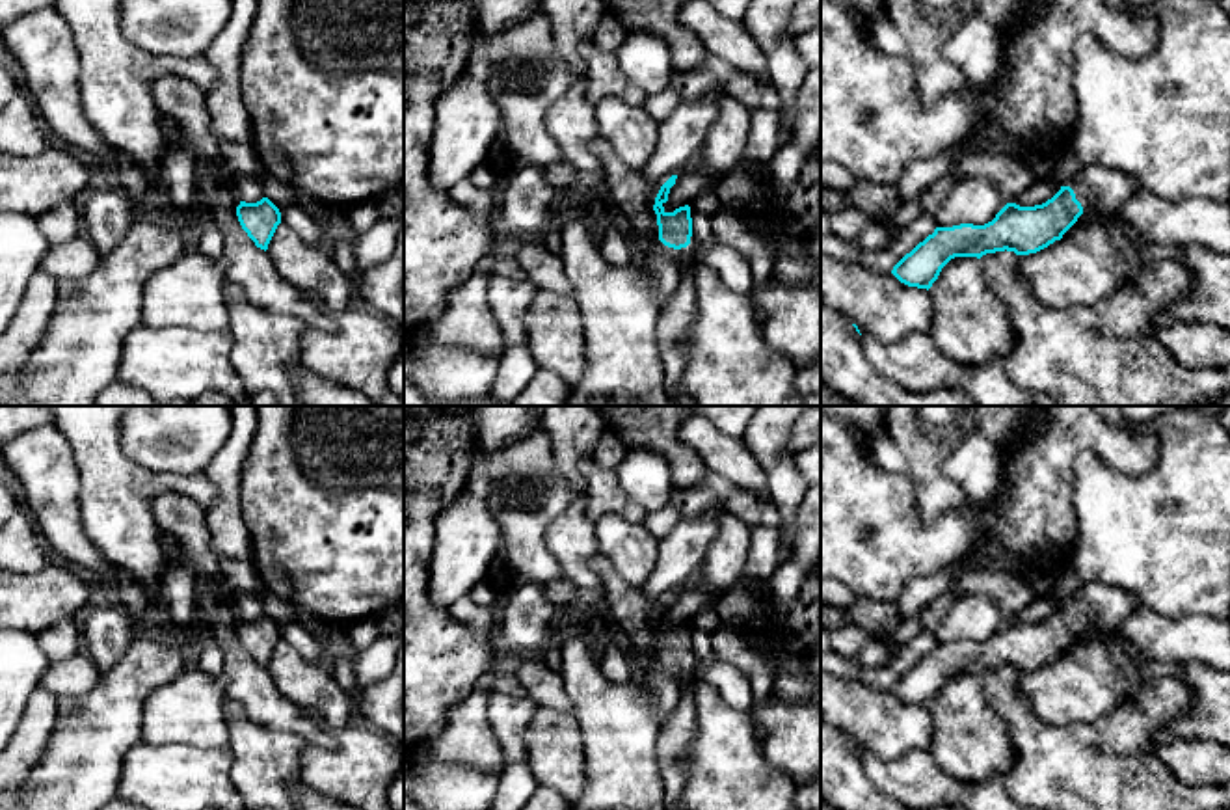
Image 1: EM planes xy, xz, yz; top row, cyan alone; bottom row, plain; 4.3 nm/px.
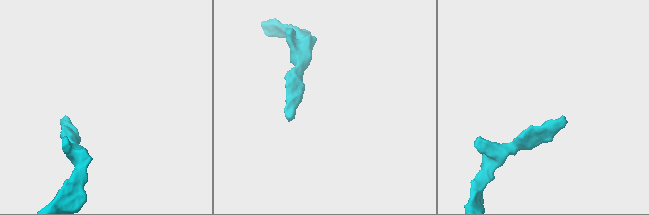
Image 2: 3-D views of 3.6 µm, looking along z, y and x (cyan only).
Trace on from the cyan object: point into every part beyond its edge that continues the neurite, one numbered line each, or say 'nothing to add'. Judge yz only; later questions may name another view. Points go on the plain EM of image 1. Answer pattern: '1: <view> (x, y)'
1: yz (1100, 607)

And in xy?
nothing to add

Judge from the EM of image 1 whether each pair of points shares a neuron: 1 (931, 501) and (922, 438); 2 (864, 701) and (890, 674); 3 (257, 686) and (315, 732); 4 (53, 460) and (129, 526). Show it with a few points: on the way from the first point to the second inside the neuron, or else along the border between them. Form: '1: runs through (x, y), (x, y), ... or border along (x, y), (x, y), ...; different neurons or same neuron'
1: runs through (931, 486), (925, 473), (925, 453); same neuron
2: border along (840, 676), (890, 689); different neurons
3: runs through (272, 701), (300, 723); same neuron
4: border along (67, 440), (79, 475), (79, 516), (84, 526); different neurons

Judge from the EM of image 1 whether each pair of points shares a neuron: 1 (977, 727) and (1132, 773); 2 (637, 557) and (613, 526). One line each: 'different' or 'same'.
1: different
2: same

